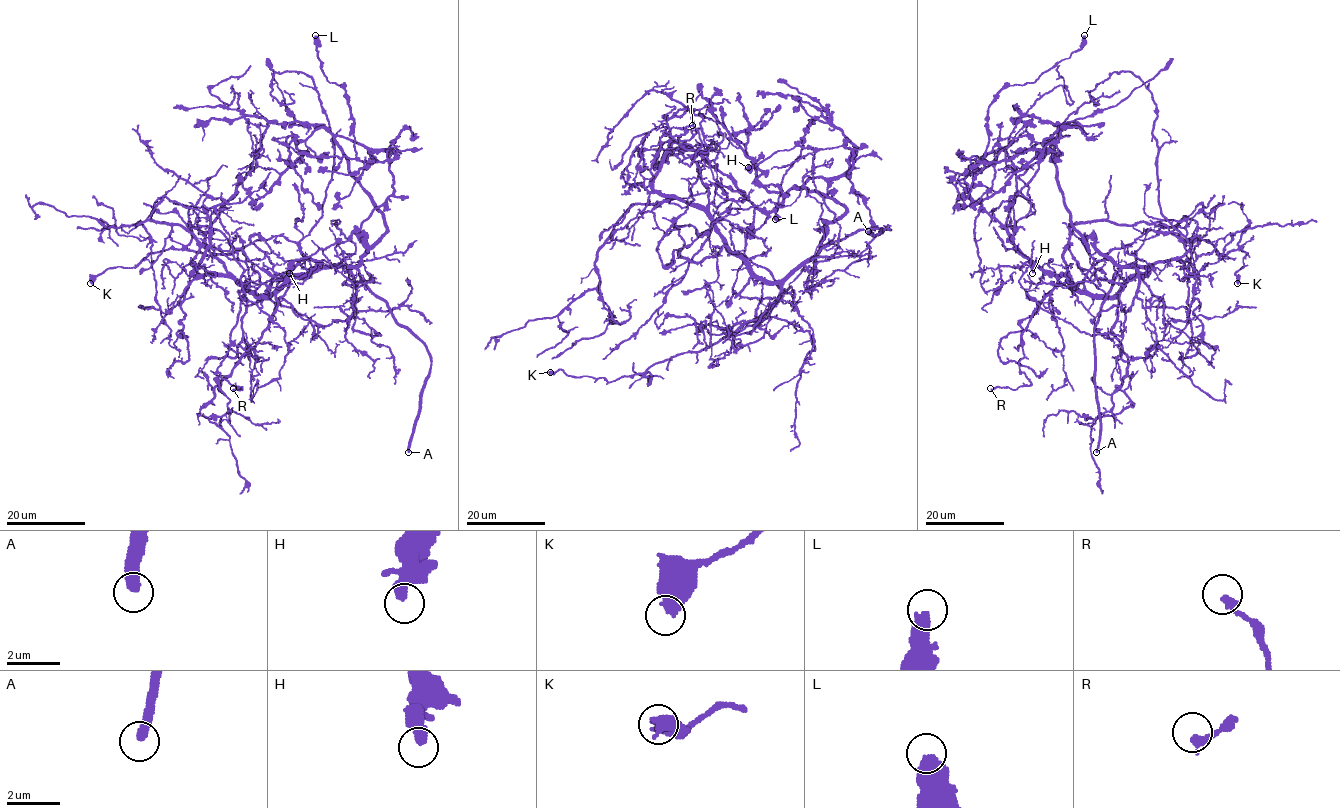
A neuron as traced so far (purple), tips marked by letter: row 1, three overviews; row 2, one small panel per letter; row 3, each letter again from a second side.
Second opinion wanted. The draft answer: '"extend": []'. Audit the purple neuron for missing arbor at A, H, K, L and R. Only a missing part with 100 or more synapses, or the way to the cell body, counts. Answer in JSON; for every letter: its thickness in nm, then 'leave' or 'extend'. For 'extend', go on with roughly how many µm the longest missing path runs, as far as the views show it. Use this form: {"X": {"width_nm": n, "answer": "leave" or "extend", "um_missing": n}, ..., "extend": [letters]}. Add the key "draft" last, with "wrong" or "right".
{"A": {"width_nm": 380, "answer": "extend", "um_missing": 25}, "H": {"width_nm": 300, "answer": "leave"}, "K": {"width_nm": 550, "answer": "leave"}, "L": {"width_nm": 550, "answer": "leave"}, "R": {"width_nm": 280, "answer": "leave"}, "extend": ["A"], "draft": "wrong"}

